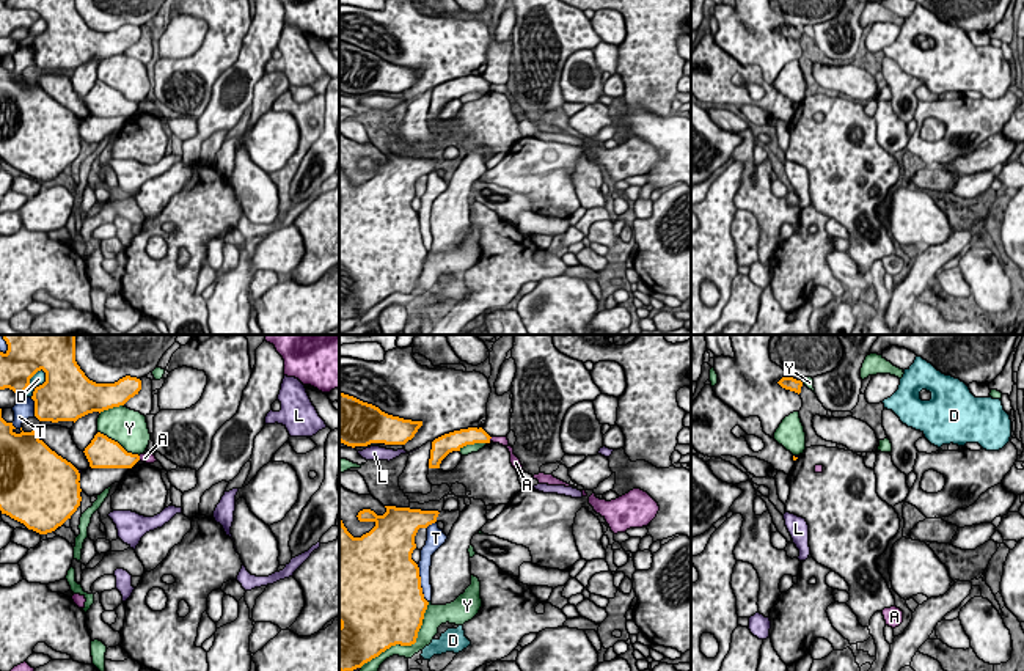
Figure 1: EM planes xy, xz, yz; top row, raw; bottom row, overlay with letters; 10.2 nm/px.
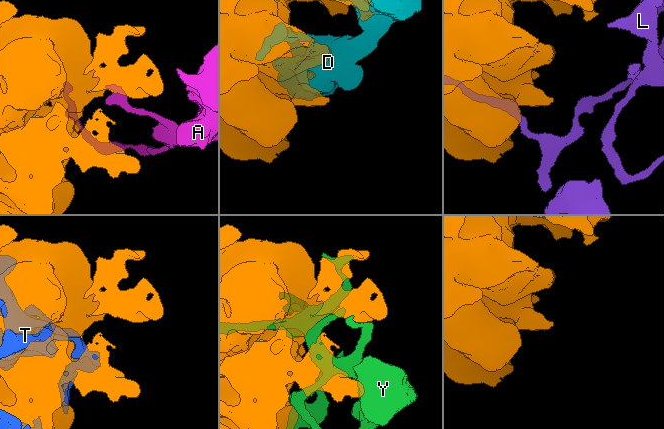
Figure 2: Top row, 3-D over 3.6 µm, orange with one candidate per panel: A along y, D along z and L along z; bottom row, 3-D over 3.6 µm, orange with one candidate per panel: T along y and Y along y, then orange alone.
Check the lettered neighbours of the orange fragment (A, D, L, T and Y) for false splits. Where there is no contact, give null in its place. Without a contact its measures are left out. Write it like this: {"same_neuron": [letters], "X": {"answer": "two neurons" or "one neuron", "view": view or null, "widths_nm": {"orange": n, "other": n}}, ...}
{"same_neuron": [], "A": {"answer": "two neurons", "view": "xz", "widths_nm": {"orange": 170, "other": 100}}, "D": {"answer": "two neurons", "view": "xy", "widths_nm": {"orange": 380, "other": 130}}, "L": {"answer": "two neurons", "view": "xy", "widths_nm": {"orange": 480, "other": 30}}, "T": {"answer": "two neurons", "view": "xz", "widths_nm": {"orange": 500, "other": 130}}, "Y": {"answer": "two neurons", "view": "xz", "widths_nm": {"orange": 440, "other": 170}}}

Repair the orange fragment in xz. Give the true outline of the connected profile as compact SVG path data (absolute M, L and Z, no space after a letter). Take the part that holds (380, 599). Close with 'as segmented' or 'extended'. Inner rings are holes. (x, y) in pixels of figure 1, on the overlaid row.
M385 508L383 515L371 509L358 512L360 522L375 523L361 537L353 537L339 520L339 671L361 668L391 646L415 644L429 605L411 553L418 530L435 523L440 512Z; as segmented

